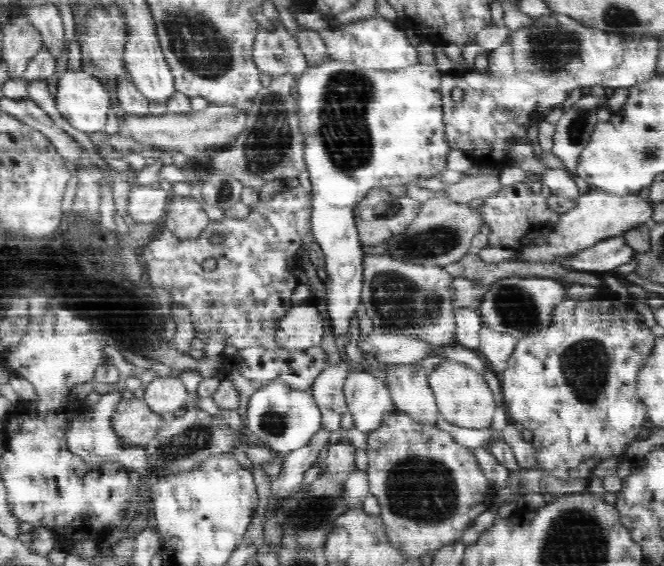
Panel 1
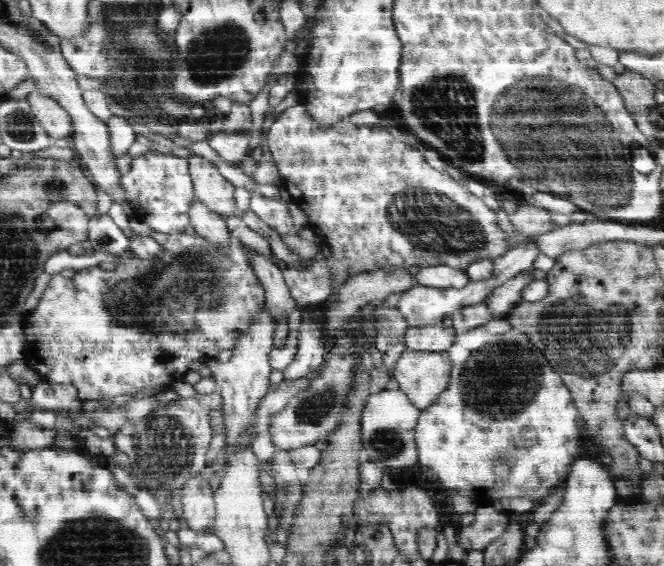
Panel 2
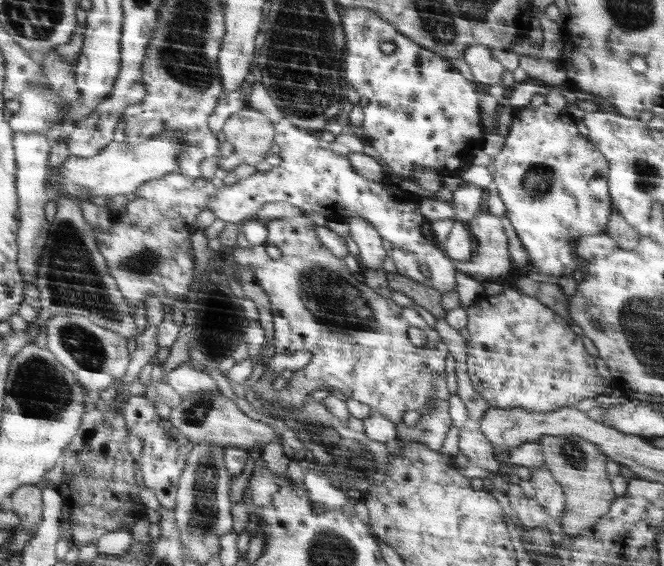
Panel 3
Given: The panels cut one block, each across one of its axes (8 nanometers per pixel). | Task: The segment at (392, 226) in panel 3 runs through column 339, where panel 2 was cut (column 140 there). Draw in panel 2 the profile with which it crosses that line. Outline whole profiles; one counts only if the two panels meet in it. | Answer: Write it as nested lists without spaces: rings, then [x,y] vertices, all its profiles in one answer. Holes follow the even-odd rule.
[[[149,151],[135,156],[130,172],[120,180],[132,216],[156,232],[168,234],[170,231],[186,230],[188,224],[191,224],[188,209],[195,194],[188,170],[189,162],[175,155]]]

